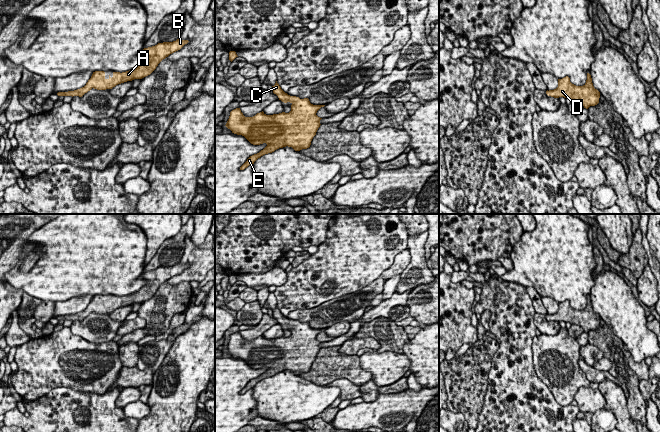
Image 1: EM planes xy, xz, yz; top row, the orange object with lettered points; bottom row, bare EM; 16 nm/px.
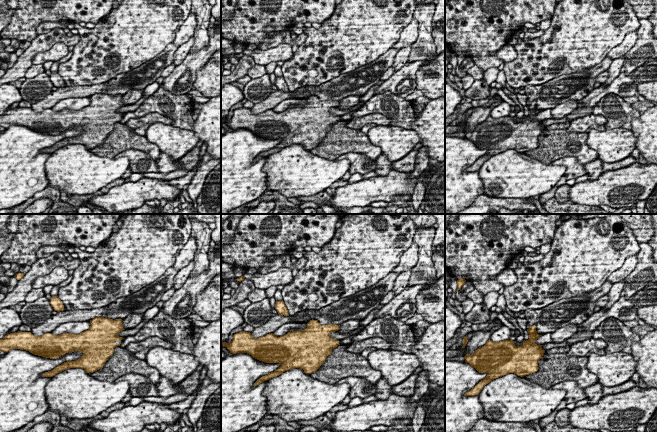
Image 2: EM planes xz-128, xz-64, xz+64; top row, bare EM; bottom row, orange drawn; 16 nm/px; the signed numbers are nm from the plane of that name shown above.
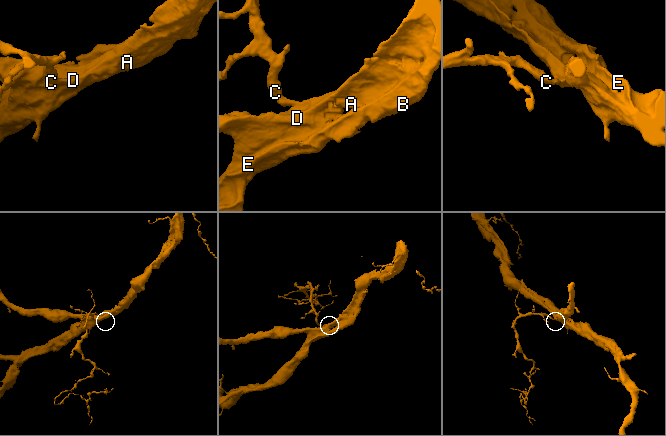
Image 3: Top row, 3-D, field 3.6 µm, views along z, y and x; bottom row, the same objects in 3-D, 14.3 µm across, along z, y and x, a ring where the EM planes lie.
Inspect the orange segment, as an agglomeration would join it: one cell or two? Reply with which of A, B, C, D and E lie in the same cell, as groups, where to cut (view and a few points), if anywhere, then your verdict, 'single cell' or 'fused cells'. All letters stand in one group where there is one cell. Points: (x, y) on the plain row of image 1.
A B C D E | no cut | single cell

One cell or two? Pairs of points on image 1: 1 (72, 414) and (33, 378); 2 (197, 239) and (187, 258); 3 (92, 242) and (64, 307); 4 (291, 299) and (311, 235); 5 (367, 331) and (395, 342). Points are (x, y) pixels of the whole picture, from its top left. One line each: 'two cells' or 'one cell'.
1: two cells
2: two cells
3: two cells
4: two cells
5: one cell

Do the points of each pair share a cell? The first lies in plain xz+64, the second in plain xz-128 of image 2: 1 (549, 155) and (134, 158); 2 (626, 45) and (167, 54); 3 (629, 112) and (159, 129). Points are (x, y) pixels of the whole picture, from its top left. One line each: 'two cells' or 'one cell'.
1: two cells
2: two cells
3: two cells

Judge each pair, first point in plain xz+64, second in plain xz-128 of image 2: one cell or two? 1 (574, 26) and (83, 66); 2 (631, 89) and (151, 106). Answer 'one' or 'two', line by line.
1: one
2: two

